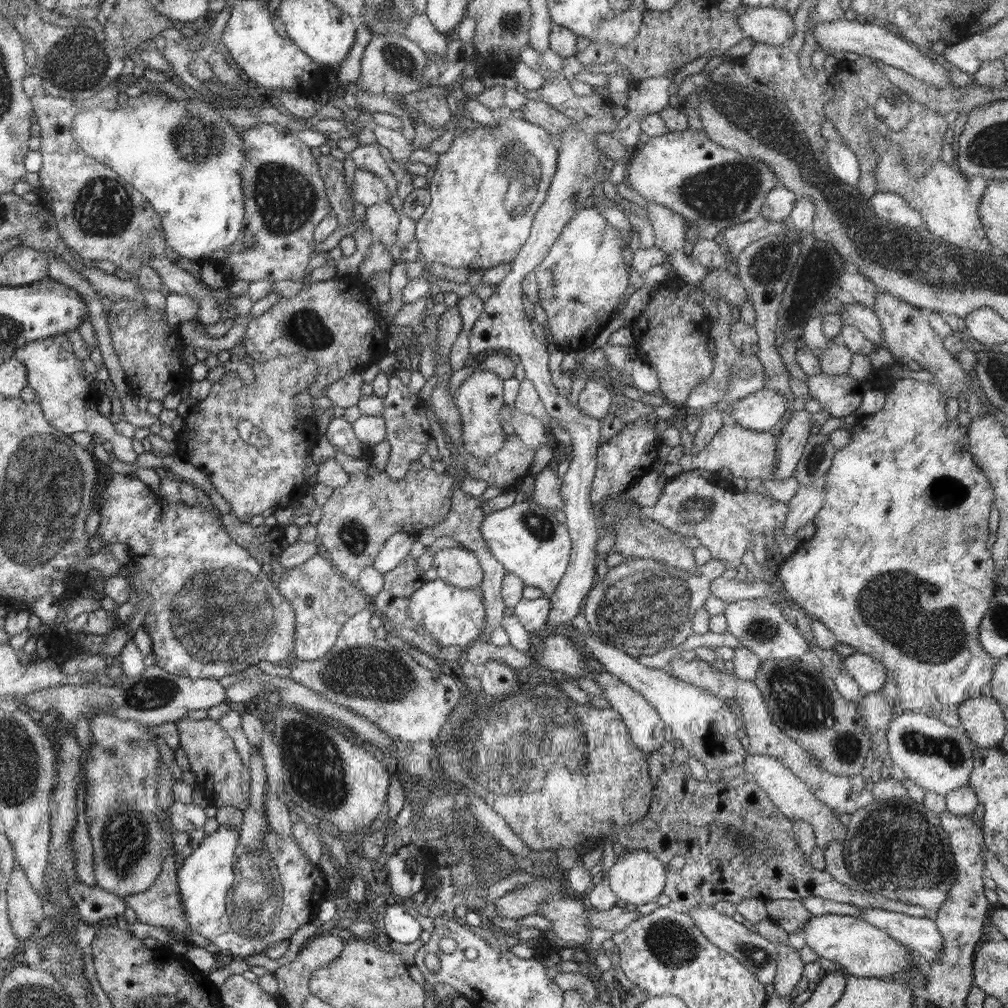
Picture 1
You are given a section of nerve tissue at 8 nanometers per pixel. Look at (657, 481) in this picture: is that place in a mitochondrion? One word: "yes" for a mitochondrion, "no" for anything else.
no

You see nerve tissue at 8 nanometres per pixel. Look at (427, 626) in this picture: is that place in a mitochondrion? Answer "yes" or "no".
no

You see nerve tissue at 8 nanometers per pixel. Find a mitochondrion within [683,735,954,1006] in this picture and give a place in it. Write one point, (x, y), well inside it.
(758, 956)

